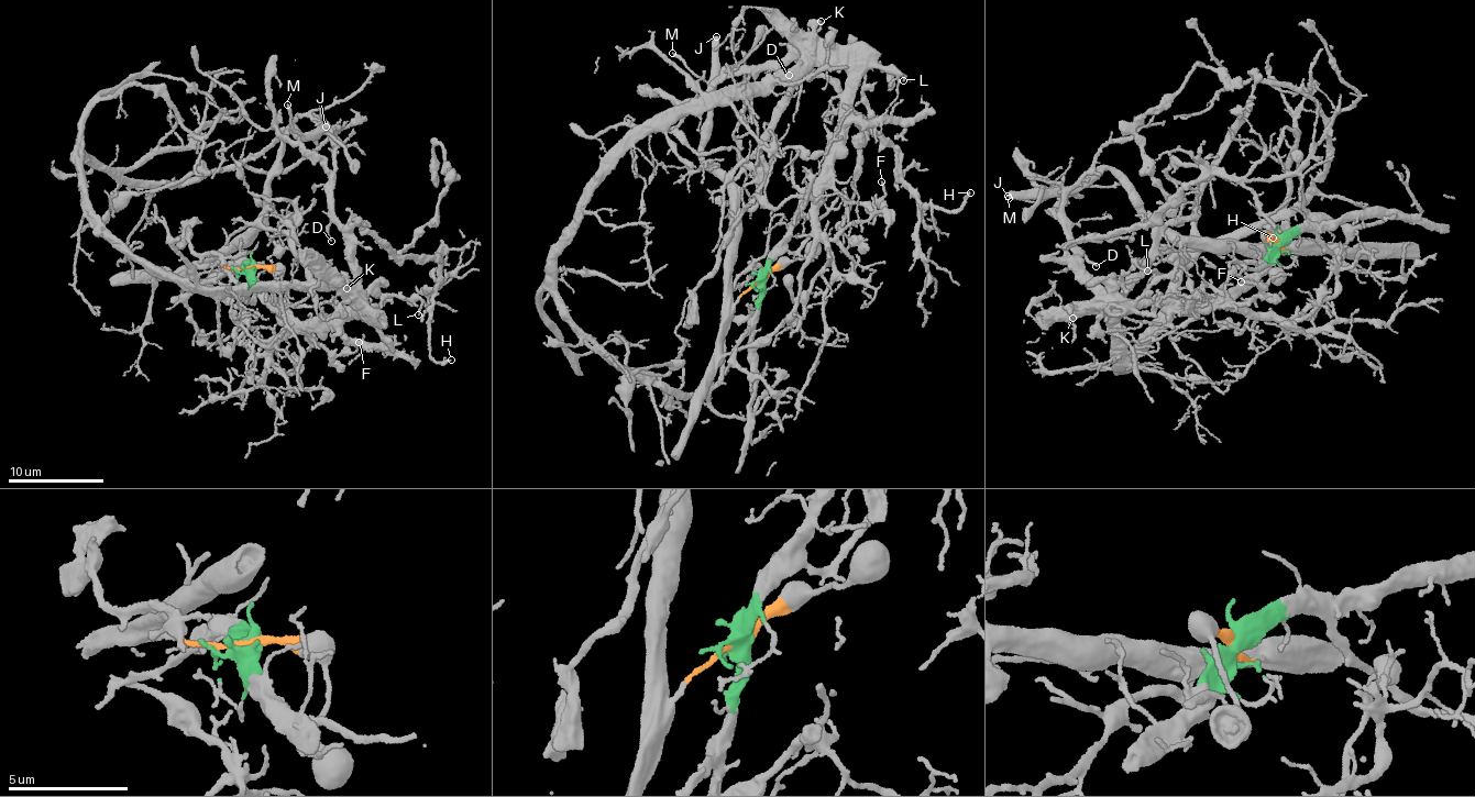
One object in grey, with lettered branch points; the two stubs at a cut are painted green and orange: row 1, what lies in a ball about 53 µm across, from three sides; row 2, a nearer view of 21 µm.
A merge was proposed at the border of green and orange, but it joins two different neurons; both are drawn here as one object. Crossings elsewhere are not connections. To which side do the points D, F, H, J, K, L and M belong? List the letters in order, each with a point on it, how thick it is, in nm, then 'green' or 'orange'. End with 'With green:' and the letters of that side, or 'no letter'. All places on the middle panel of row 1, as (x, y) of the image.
D: place (789, 75); calibre 160 nm; green
F: place (881, 181); calibre 170 nm; green
H: place (970, 192); calibre 220 nm; green
J: place (716, 36); calibre 500 nm; orange
K: place (821, 21); calibre 120 nm; green
L: place (903, 80); calibre 140 nm; green
M: place (672, 53); calibre 240 nm; orange
With green: D, F, H, K, L

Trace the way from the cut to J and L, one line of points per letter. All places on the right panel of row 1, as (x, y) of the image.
J: (1278, 243), (1281, 250), (1173, 234), (1100, 167), (1077, 184), (1054, 190), (1032, 187), (1009, 199)
L: (1278, 243), (1276, 261), (1214, 302), (1145, 297), (1133, 301), (1120, 296), (1119, 285), (1135, 262), (1148, 270)

